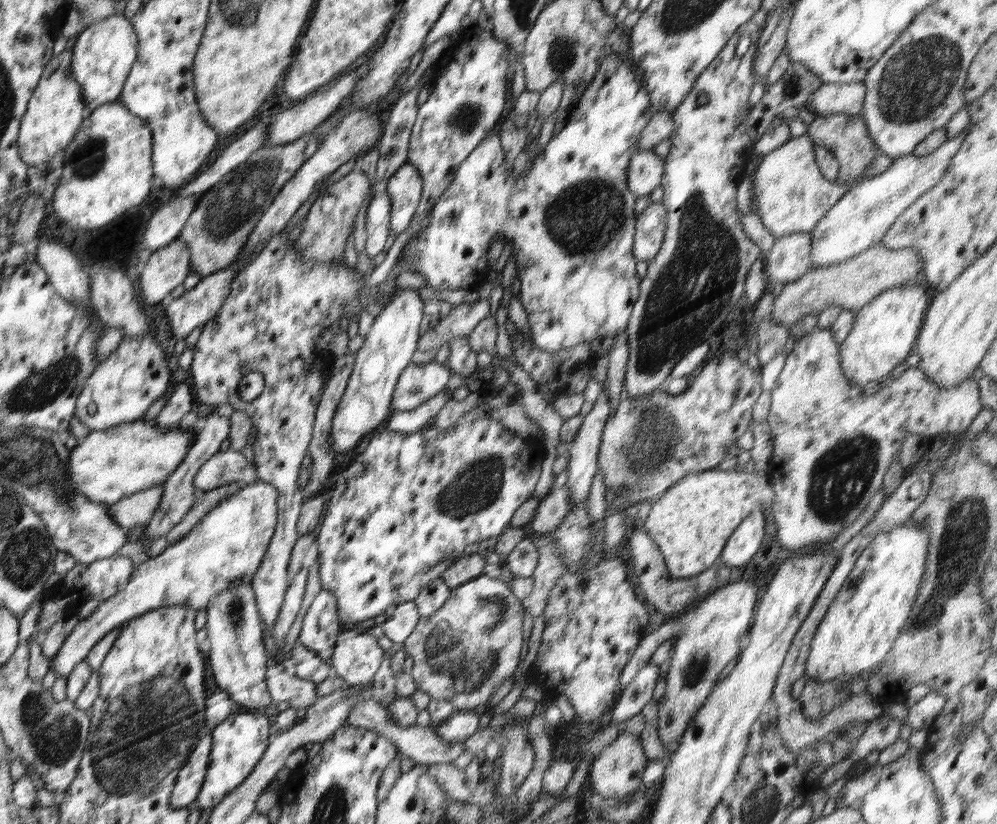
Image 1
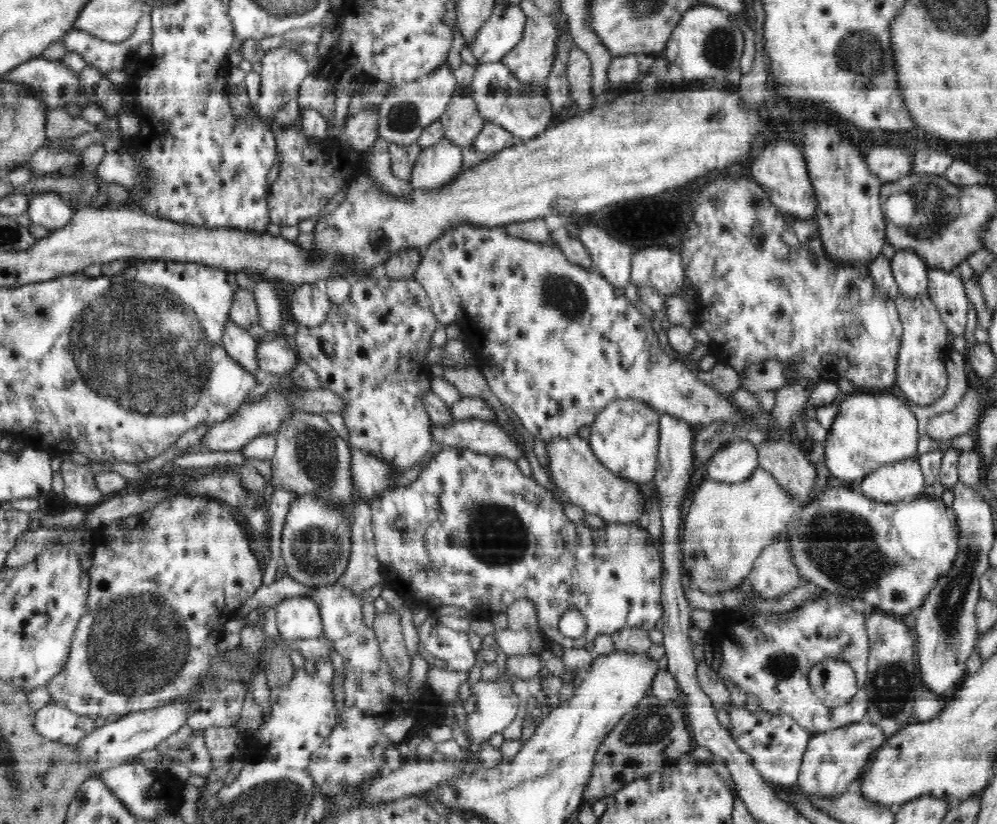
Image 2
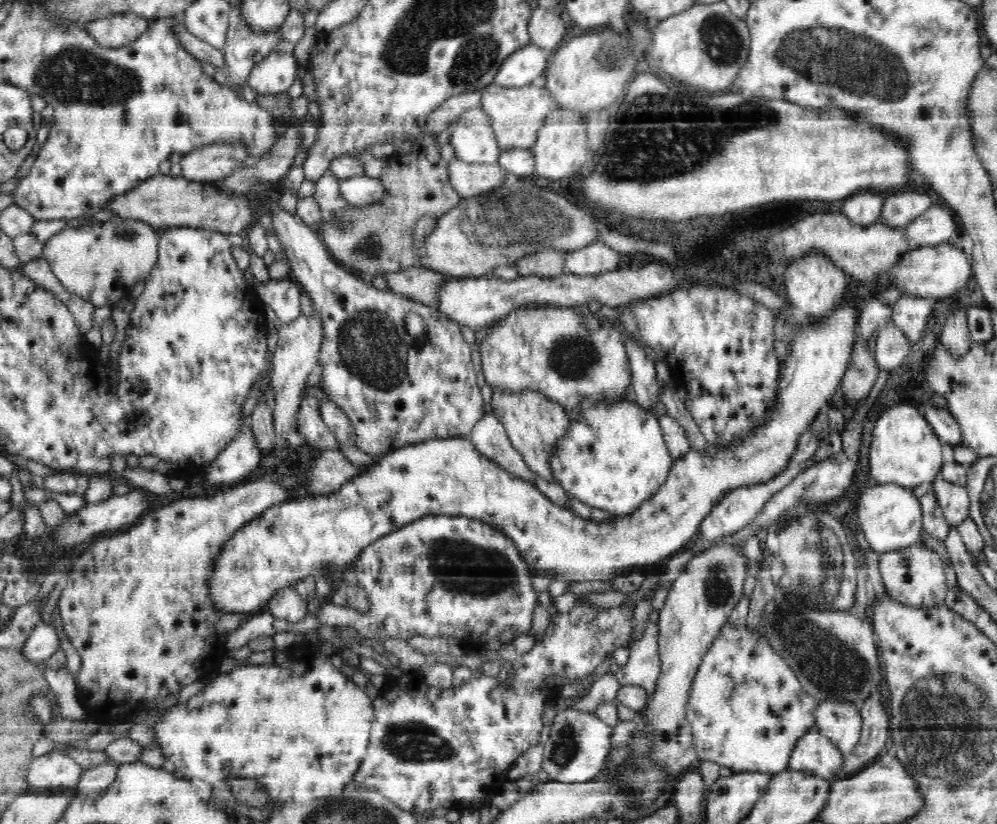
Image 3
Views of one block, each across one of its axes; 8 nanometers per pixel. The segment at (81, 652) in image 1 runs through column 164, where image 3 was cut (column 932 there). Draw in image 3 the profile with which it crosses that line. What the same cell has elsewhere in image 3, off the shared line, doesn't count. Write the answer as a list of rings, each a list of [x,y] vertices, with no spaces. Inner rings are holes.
[[[919,543],[898,551],[881,552],[878,570],[882,576],[886,594],[894,601],[915,608],[938,607],[945,604],[949,590],[944,572],[944,561],[938,552]]]

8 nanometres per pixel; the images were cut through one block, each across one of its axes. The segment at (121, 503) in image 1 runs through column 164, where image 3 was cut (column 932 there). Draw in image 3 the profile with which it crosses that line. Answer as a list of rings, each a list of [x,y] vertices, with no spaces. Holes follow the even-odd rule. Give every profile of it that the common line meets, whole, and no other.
[[[939,474],[935,476],[932,487],[936,493],[938,507],[942,509],[944,518],[951,526],[956,527],[969,517],[971,503],[965,487],[946,482]]]

